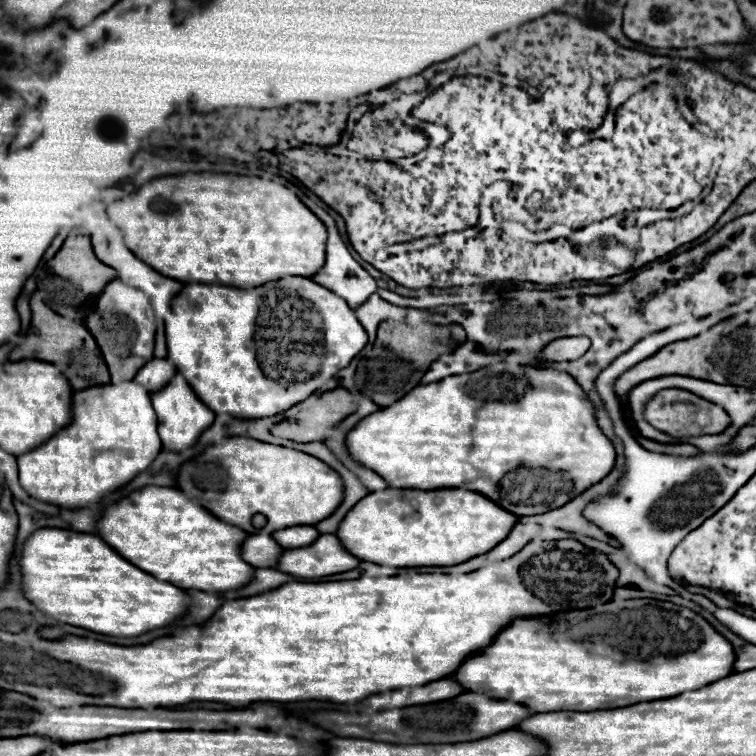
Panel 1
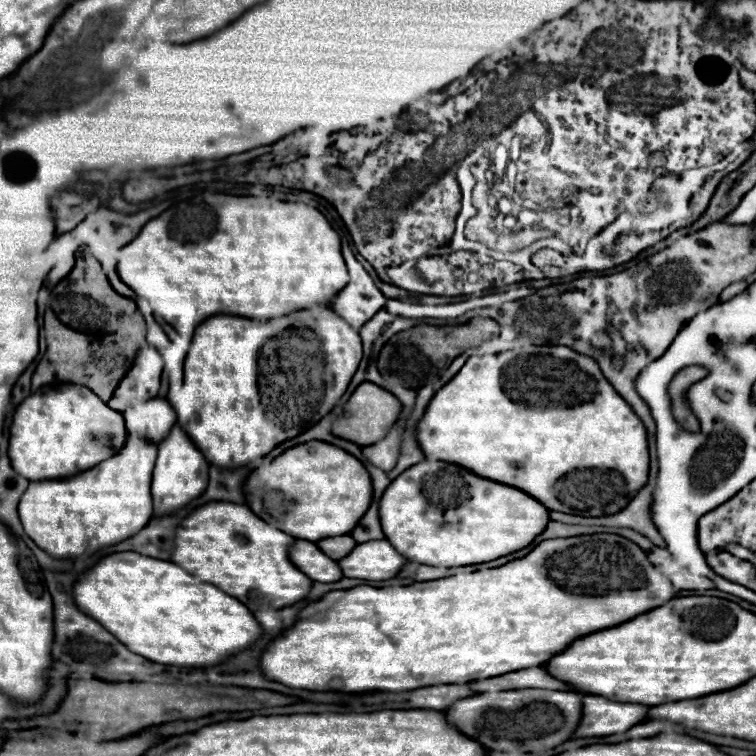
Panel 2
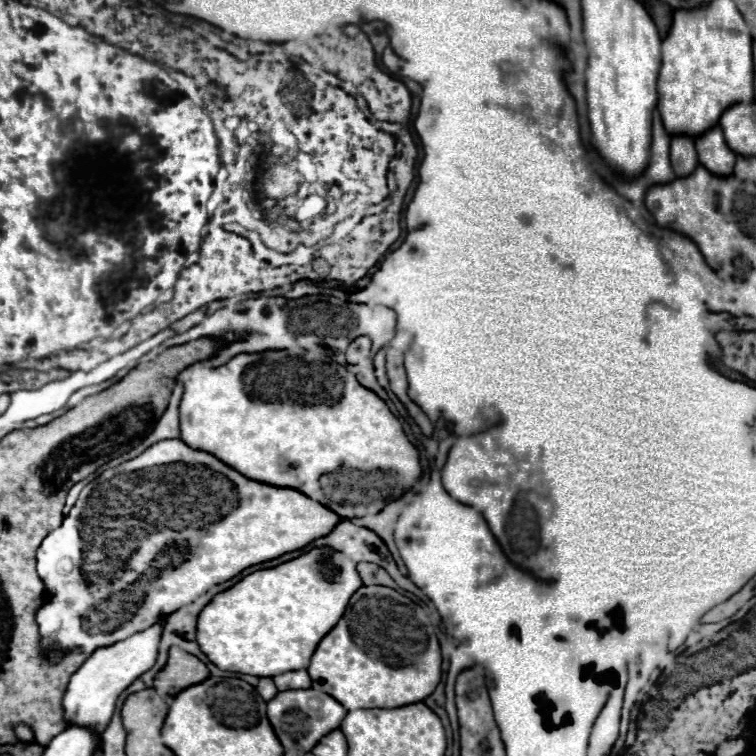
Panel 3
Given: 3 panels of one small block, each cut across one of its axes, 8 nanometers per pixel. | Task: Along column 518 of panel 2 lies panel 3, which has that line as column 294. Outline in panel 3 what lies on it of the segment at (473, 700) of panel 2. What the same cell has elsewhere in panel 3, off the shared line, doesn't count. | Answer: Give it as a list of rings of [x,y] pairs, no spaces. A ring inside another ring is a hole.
[[[284,690],[278,692],[270,702],[268,702],[268,720],[274,728],[274,734],[278,736],[280,744],[284,746],[286,752],[298,752],[298,754],[306,754],[310,752],[318,740],[322,736],[326,736],[328,732],[336,730],[340,726],[340,722],[346,716],[346,708],[340,706],[340,702],[334,702],[334,698],[330,698],[328,694],[316,692],[316,690]],[[310,698],[318,698],[320,700],[320,708],[310,708],[308,700]]]

